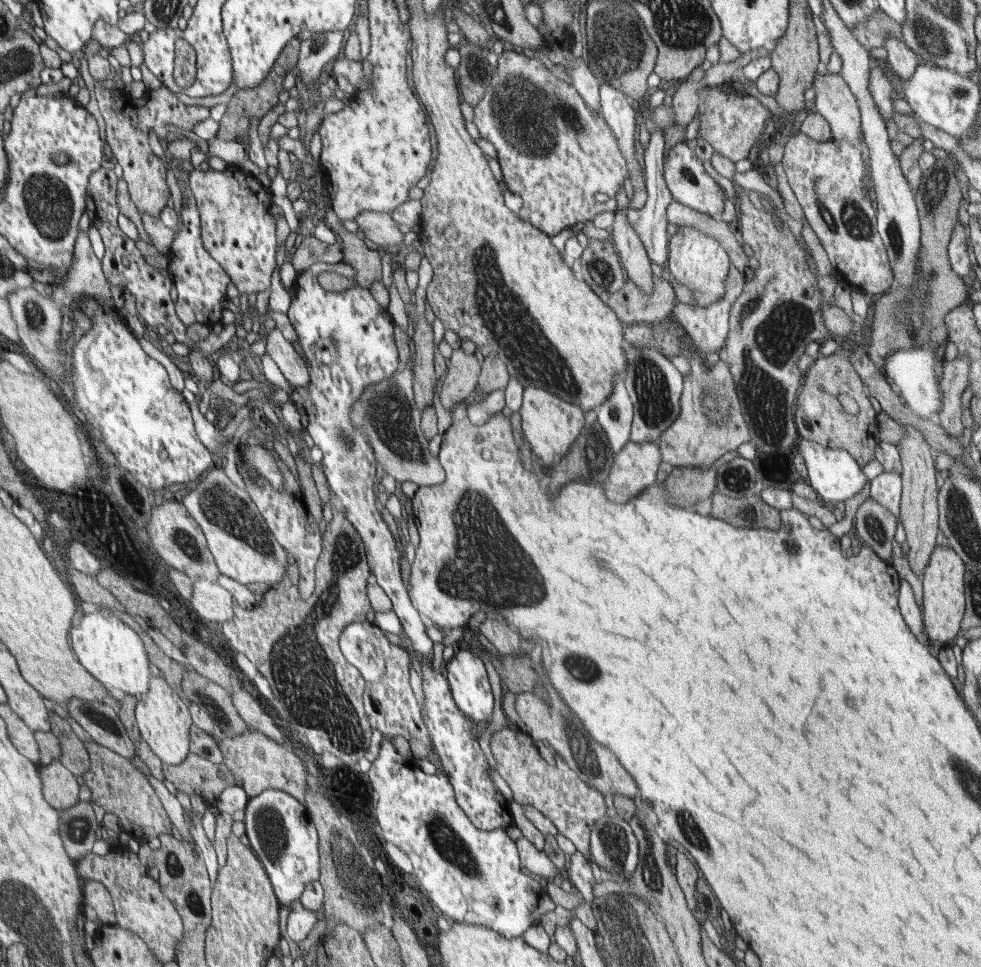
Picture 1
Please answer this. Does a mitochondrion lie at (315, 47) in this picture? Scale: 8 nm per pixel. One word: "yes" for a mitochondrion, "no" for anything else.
no

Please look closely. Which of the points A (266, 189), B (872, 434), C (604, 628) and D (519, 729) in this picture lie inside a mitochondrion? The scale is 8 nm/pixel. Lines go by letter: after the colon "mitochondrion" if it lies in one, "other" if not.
A: other
B: other
C: other
D: other

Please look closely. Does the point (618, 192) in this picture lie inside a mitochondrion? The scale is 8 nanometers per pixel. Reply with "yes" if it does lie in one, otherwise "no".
no

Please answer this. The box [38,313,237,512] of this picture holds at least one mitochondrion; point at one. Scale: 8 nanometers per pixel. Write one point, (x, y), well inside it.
(99, 388)

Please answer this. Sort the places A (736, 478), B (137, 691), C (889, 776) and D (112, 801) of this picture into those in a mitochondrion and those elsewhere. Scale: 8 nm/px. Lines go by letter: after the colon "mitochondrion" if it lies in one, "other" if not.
A: mitochondrion
B: other
C: other
D: other

